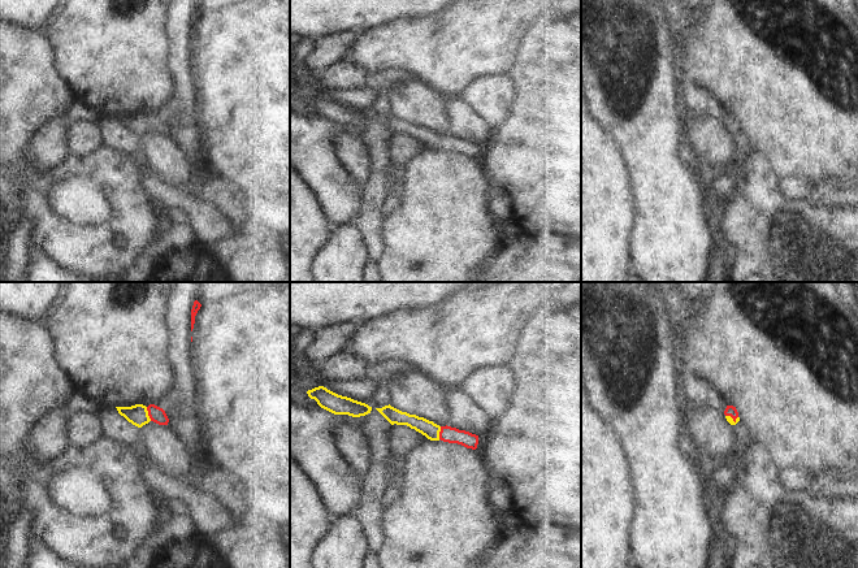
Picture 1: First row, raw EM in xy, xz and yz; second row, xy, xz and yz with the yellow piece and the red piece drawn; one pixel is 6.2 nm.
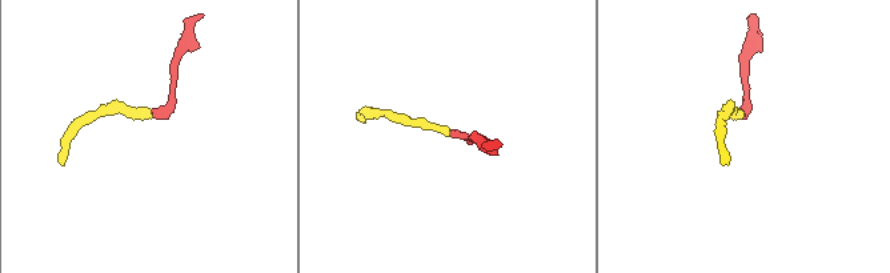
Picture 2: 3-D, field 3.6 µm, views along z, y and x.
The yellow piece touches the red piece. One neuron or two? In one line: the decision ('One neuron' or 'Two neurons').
One neuron.

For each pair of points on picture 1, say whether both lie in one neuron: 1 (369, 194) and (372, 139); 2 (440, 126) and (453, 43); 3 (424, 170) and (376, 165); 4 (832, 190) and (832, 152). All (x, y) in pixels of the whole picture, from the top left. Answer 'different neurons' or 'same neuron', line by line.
1: same neuron
2: different neurons
3: different neurons
4: different neurons

